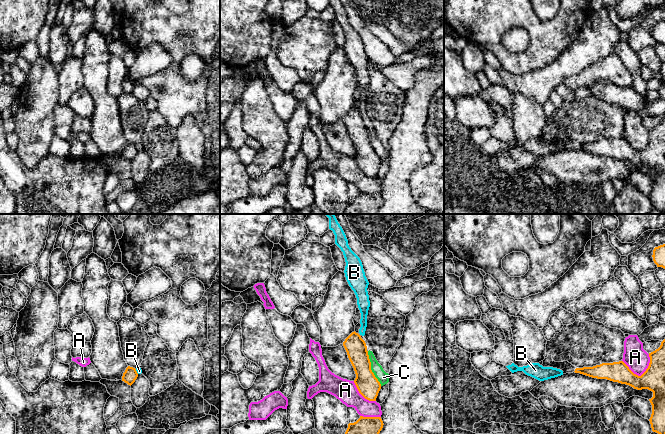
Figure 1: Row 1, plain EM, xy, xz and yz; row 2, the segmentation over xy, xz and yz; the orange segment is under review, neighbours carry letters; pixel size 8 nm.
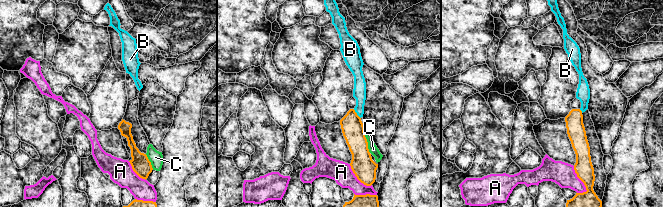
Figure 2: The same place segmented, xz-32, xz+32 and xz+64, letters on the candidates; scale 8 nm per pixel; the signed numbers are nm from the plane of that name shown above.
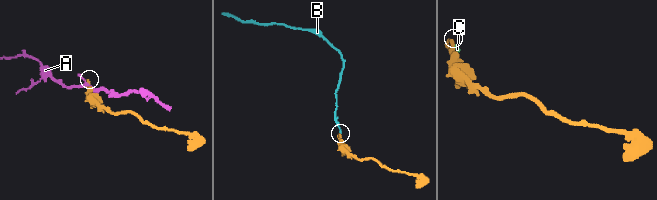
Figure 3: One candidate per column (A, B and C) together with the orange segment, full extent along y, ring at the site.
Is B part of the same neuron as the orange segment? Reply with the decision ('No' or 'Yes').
No

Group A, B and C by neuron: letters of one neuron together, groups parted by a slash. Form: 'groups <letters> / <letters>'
groups A / B C

